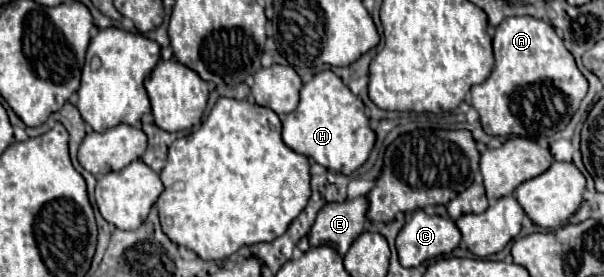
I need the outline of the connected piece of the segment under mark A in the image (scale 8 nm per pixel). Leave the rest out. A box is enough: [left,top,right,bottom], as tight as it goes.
[470,16,588,140]

